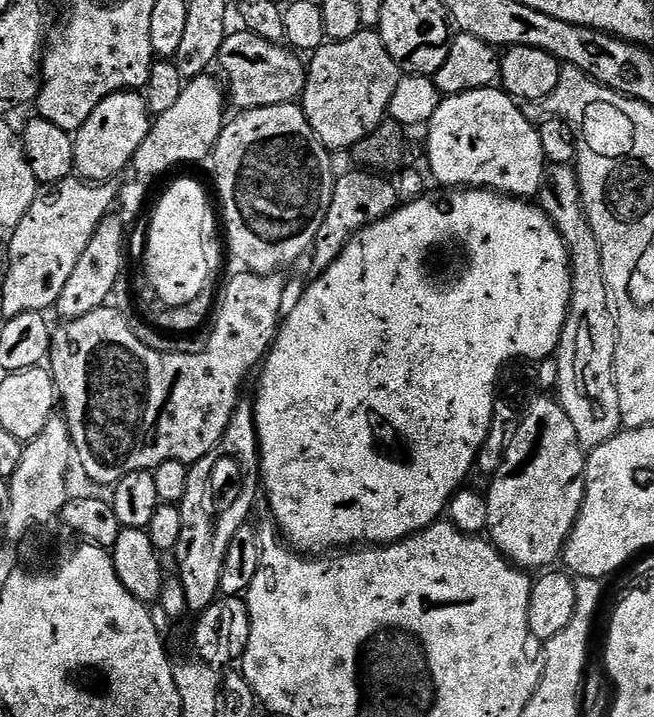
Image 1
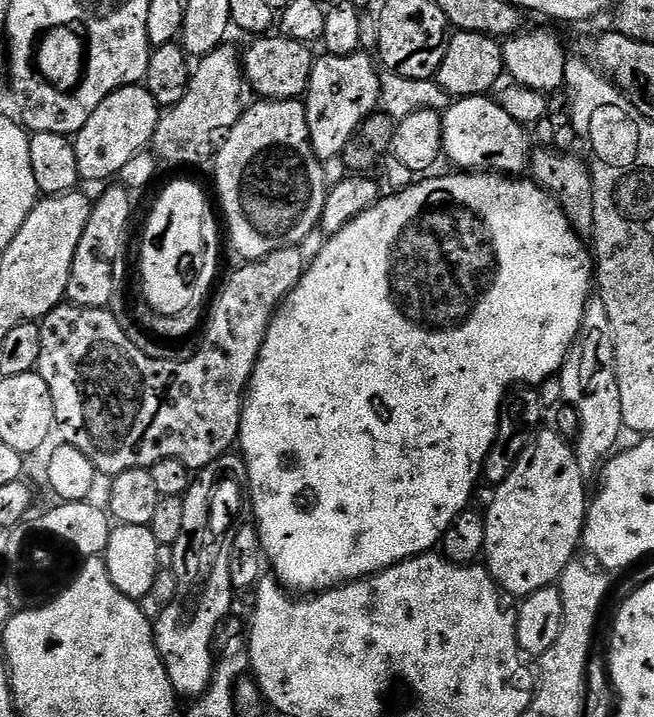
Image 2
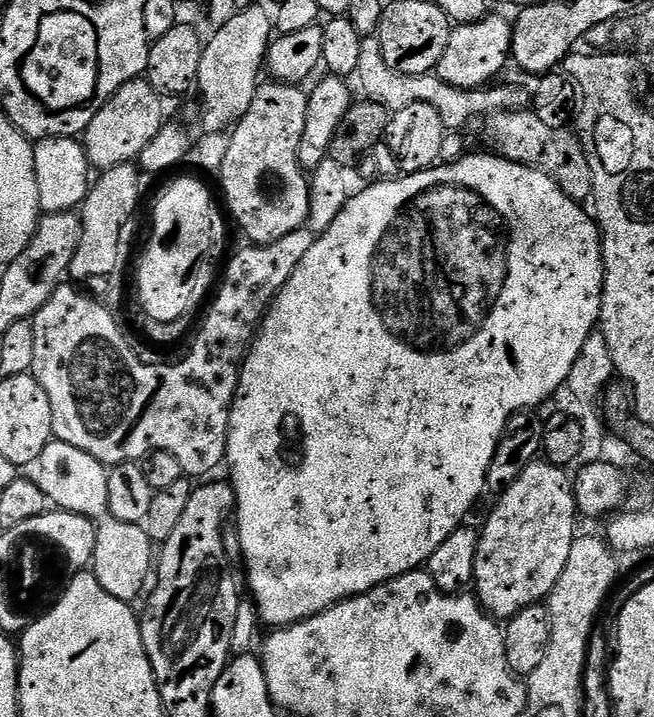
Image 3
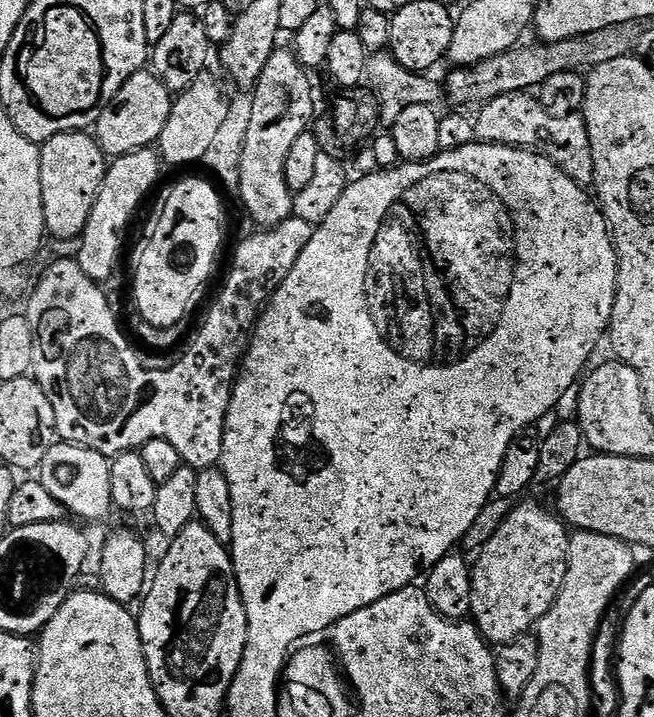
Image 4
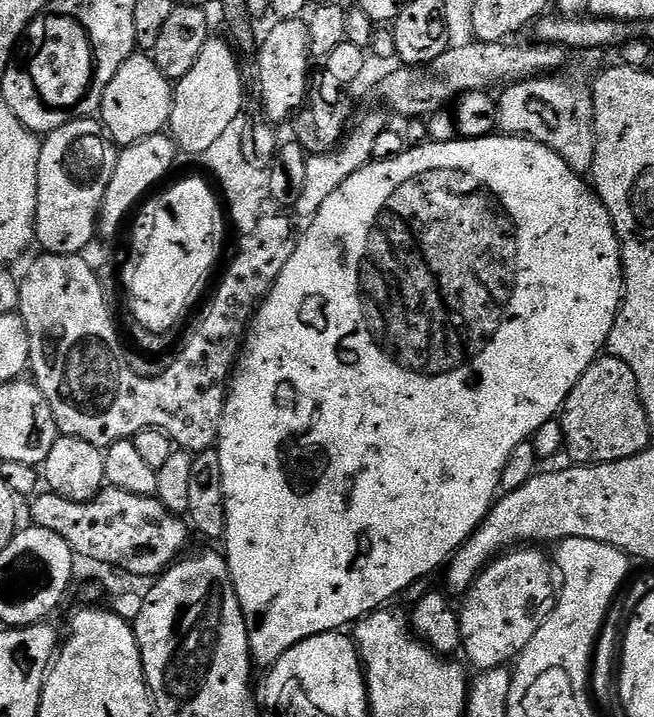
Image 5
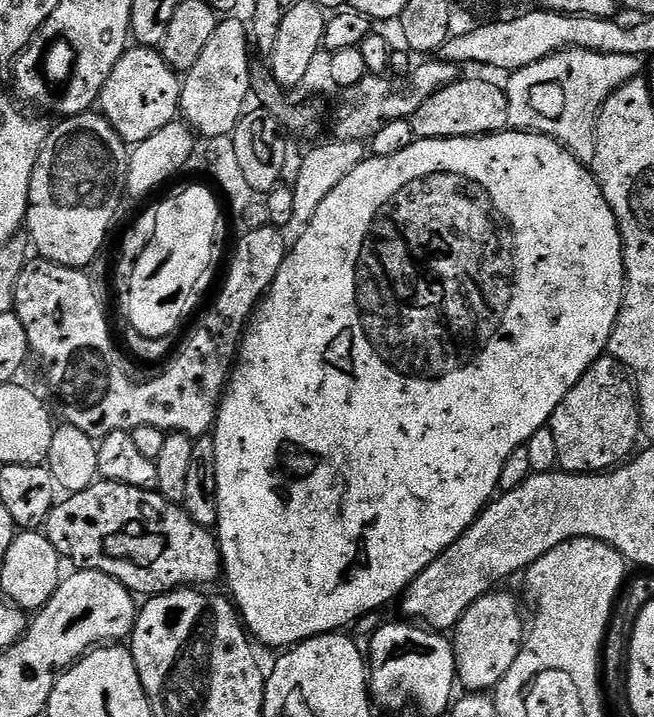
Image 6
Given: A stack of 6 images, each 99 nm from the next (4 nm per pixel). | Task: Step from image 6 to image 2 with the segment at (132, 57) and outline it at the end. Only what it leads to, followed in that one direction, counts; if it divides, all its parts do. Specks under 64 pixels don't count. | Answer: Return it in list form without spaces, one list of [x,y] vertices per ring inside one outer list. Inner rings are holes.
[[[127,84],[124,88],[114,90],[104,99],[102,106],[90,114],[90,122],[82,126],[82,130],[77,132],[74,137],[74,154],[78,158],[78,170],[80,171],[81,181],[87,180],[108,180],[119,177],[122,166],[134,158],[134,154],[145,151],[152,143],[152,136],[155,128],[159,124],[162,109],[156,100],[148,93],[148,89],[140,84]]]

